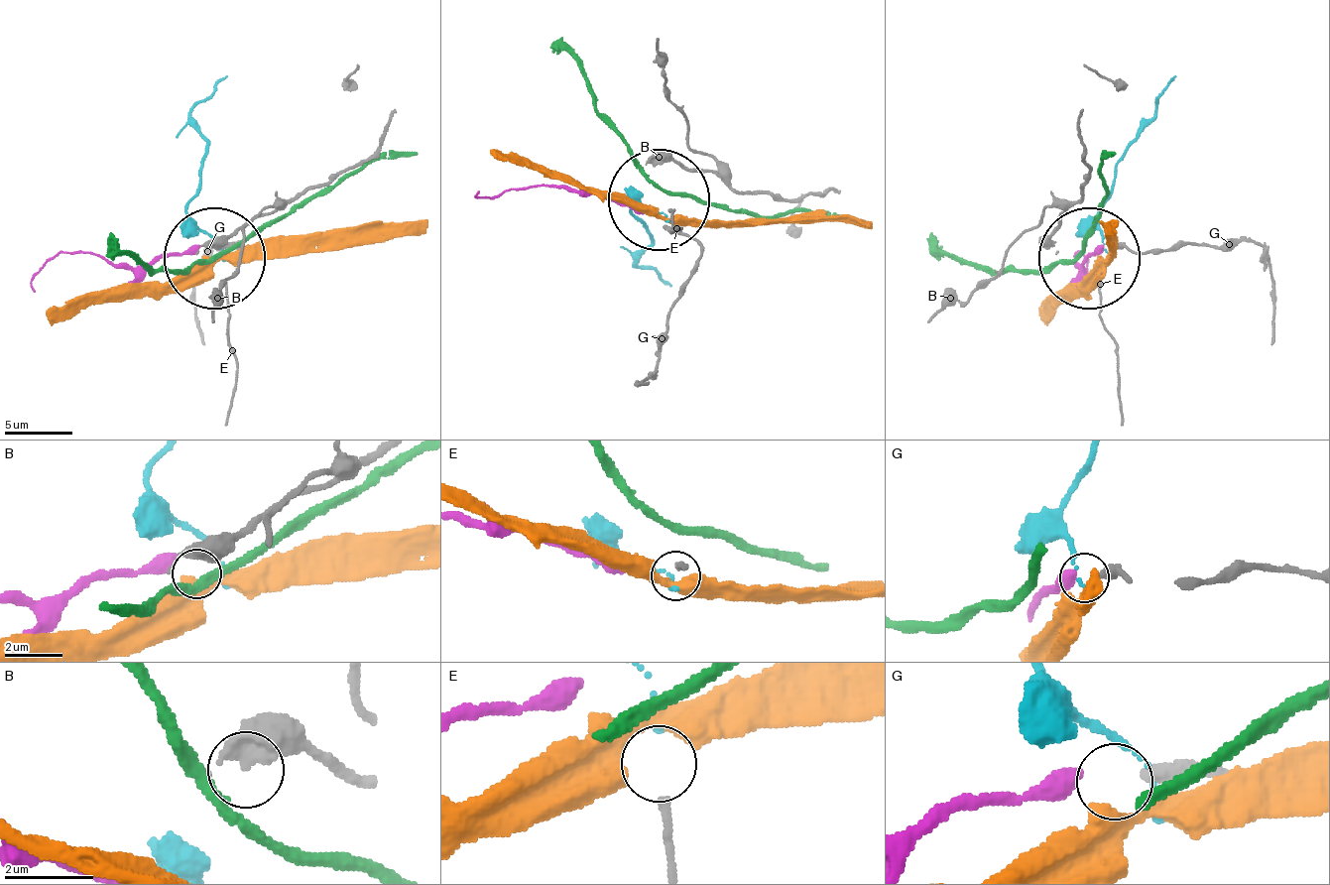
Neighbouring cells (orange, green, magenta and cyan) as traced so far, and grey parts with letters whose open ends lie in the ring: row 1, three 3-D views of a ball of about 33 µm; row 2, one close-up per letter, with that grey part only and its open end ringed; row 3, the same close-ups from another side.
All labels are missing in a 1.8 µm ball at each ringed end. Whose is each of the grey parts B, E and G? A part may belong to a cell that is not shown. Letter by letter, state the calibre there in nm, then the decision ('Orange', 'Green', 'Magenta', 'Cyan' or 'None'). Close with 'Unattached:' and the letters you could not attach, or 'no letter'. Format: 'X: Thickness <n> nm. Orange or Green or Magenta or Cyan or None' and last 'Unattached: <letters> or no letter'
B: Thickness 700 nm. None
E: Thickness 180 nm. Cyan
G: Thickness 340 nm. Magenta
Unattached: B

